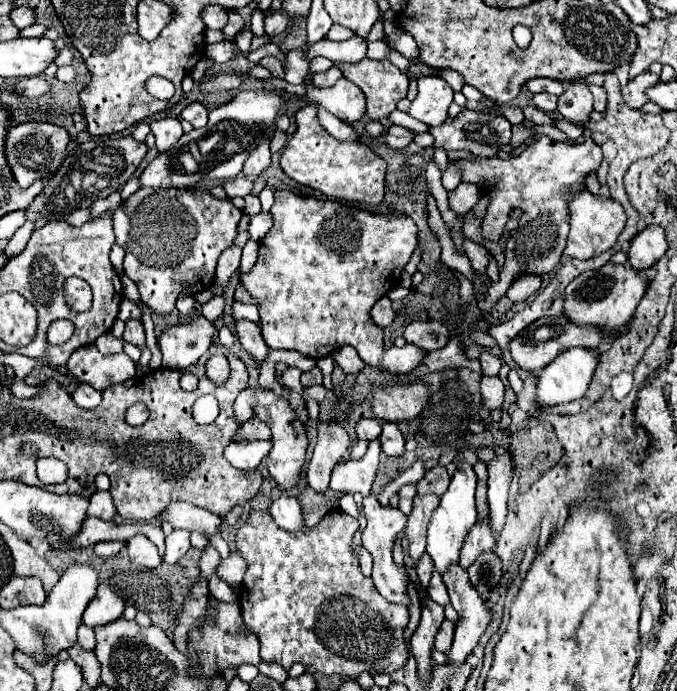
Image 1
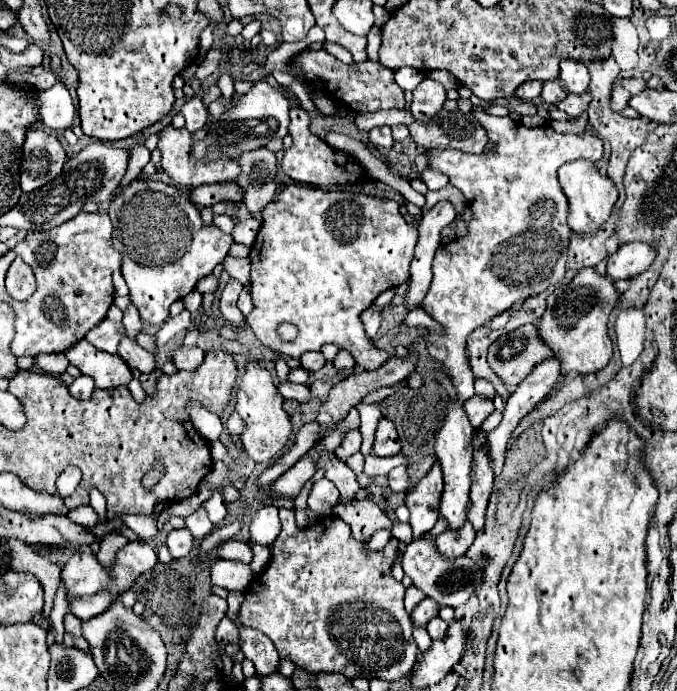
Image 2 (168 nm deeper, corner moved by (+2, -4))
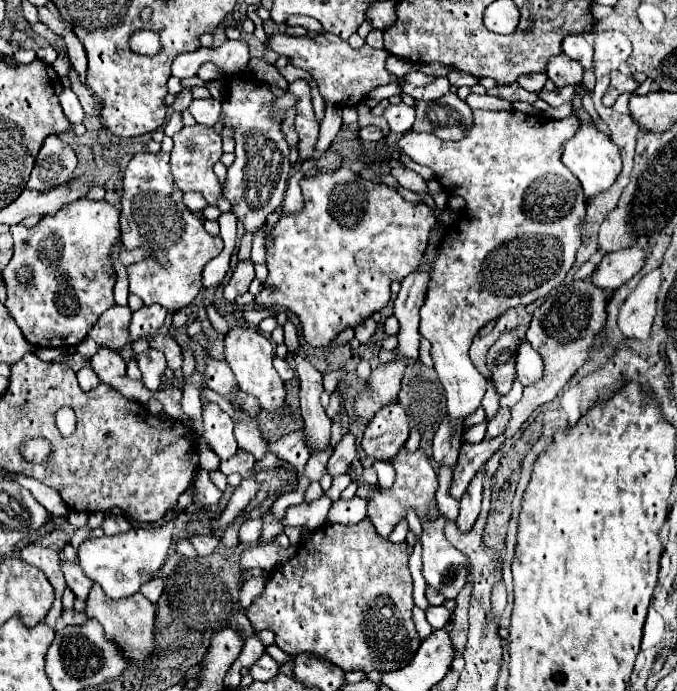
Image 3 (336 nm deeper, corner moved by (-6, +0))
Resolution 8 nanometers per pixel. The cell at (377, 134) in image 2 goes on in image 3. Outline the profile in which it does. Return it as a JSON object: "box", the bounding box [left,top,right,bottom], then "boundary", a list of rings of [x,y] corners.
{"box":[358,126,384,142],"boundary":[[[376,126],[360,128],[360,130],[358,130],[358,136],[360,136],[360,140],[364,140],[364,142],[378,142],[378,140],[384,140],[382,130],[376,128]]]}

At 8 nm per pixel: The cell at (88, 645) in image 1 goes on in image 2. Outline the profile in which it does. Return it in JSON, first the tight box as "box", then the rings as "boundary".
{"box":[64,612,82,636],"boundary":[[[68,612],[64,617],[64,628],[66,632],[74,636],[82,636],[81,621],[76,618],[71,612]]]}

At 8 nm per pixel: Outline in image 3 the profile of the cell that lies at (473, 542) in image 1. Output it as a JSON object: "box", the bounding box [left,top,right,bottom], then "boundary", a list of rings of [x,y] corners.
{"box":[486,408,510,440],"boundary":[[[500,408],[500,410],[498,410],[498,414],[496,414],[496,416],[488,422],[488,432],[486,432],[486,438],[490,440],[490,438],[500,436],[500,434],[504,432],[504,428],[506,428],[508,420],[510,420],[510,410],[508,410],[508,408]]]}

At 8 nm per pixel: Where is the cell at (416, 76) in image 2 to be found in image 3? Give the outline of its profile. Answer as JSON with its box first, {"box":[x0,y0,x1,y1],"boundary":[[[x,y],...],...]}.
{"box":[388,56,420,78],"boundary":[[[390,56],[390,58],[388,58],[388,70],[390,70],[392,74],[396,74],[398,78],[404,78],[406,74],[410,74],[410,72],[414,72],[414,70],[420,70],[420,66],[414,64],[414,62],[410,62],[410,60],[402,60],[402,58]]]}

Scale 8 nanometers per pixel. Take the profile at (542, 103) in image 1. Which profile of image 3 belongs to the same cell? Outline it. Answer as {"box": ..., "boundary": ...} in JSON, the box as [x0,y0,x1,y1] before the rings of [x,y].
{"box":[548,54,582,86],"boundary":[[[560,54],[556,58],[552,58],[552,62],[548,62],[548,78],[556,84],[556,86],[576,86],[582,82],[582,66],[578,62],[572,62],[572,58]]]}

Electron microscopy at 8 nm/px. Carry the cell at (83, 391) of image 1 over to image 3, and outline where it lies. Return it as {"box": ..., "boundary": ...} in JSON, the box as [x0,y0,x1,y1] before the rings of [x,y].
{"box":[76,366,100,392],"boundary":[[[84,366],[82,370],[78,370],[76,376],[78,376],[78,382],[80,382],[80,388],[84,388],[86,392],[92,390],[92,388],[96,388],[100,384],[98,376],[94,374],[94,370],[90,366]]]}

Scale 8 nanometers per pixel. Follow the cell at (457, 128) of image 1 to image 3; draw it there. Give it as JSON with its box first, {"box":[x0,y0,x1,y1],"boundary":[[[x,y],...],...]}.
{"box":[414,92,472,140],"boundary":[[[448,92],[436,102],[416,102],[414,132],[436,132],[442,140],[460,140],[472,126],[472,108],[456,94]]]}

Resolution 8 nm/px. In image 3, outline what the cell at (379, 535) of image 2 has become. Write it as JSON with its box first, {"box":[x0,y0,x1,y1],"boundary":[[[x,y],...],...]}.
{"box":[368,448,440,538],"boundary":[[[406,448],[400,450],[400,454],[396,454],[392,466],[396,468],[396,482],[388,492],[382,490],[374,490],[374,494],[368,498],[368,520],[376,526],[378,534],[388,538],[394,530],[394,526],[406,518],[406,508],[414,508],[414,510],[424,510],[426,518],[438,518],[440,512],[436,508],[436,500],[434,500],[434,492],[438,488],[438,478],[432,470],[432,464],[428,462],[428,456],[422,450],[416,450],[414,454],[408,454]]]}

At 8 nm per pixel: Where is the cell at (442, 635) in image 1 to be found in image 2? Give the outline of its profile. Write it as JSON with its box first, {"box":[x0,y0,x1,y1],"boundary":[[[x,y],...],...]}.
{"box":[426,616,448,640],"boundary":[[[434,616],[434,618],[426,624],[426,630],[428,630],[430,638],[440,640],[440,638],[444,638],[444,634],[446,634],[446,630],[448,630],[448,624],[446,624],[440,616]]]}

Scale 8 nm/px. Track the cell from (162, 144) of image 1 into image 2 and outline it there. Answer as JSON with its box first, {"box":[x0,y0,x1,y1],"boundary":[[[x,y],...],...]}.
{"box":[158,126,240,188],"boundary":[[[168,126],[164,130],[164,134],[160,136],[158,148],[162,152],[162,170],[182,188],[196,188],[200,184],[212,184],[218,180],[234,180],[236,176],[240,176],[240,168],[234,160],[216,160],[216,162],[208,162],[208,160],[200,160],[194,164],[194,160],[190,160],[190,150],[194,146],[192,134],[186,128],[174,128]]]}

